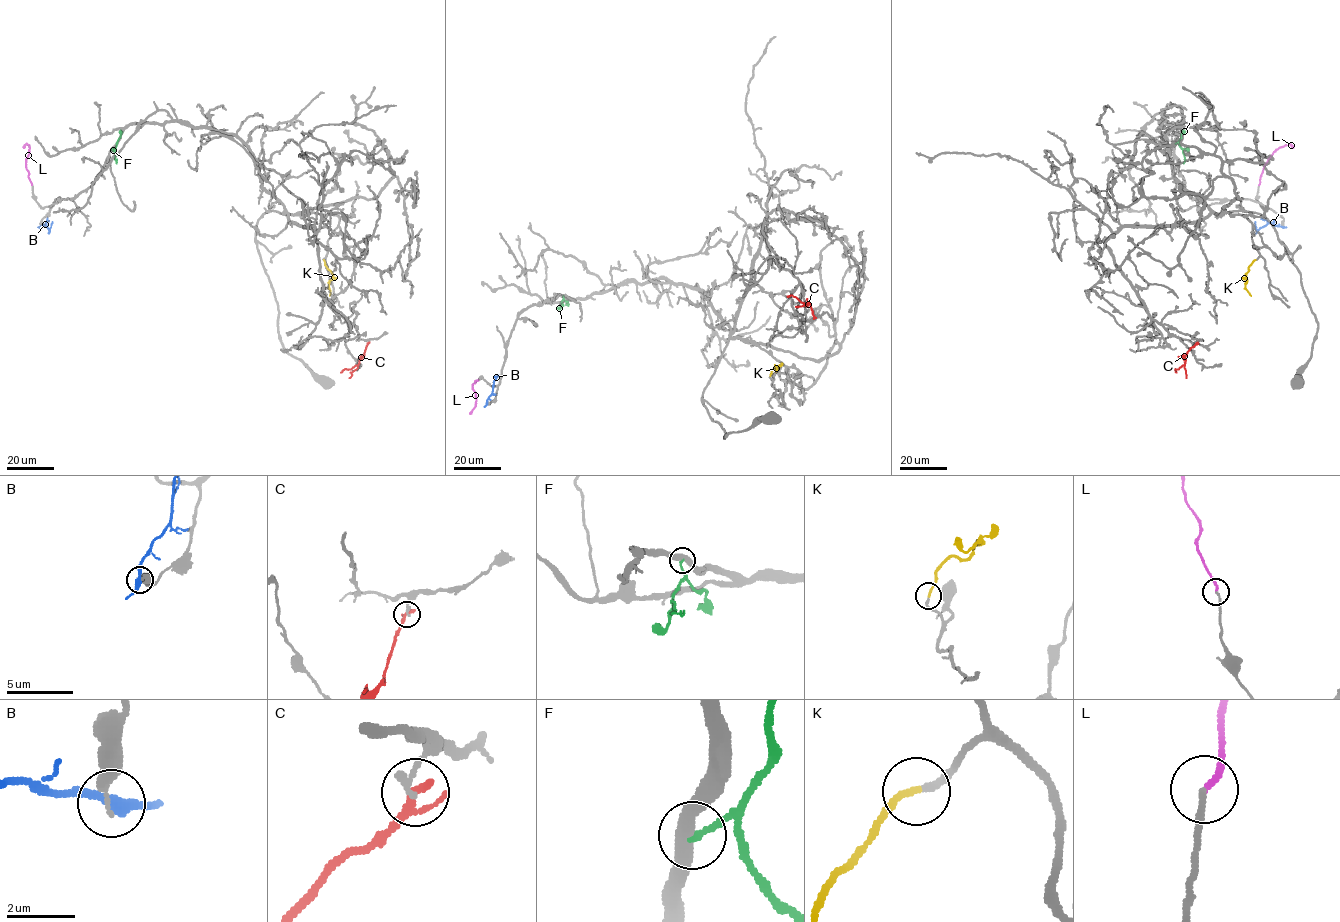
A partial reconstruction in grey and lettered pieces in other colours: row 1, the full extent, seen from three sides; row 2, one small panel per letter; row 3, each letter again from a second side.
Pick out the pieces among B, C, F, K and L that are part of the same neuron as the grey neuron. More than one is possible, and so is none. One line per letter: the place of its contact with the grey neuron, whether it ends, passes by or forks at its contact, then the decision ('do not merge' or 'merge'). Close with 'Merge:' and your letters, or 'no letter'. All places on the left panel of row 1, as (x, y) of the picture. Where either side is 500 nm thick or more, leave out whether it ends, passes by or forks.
B: contact (40, 227); it passes by; do not merge
C: contact (368, 343); it passes by; do not merge
F: contact (116, 143); it ends; do not merge
K: contact (323, 260); it ends; merge
L: contact (32, 185); it ends; merge
Merge: K, L

